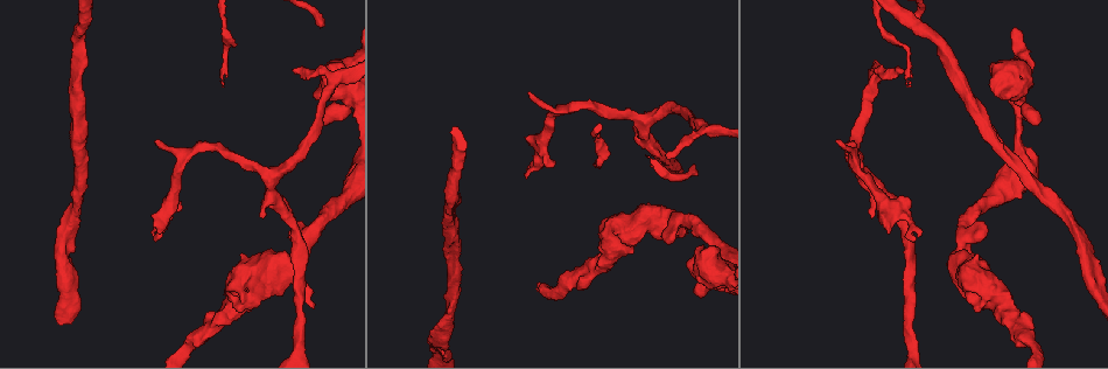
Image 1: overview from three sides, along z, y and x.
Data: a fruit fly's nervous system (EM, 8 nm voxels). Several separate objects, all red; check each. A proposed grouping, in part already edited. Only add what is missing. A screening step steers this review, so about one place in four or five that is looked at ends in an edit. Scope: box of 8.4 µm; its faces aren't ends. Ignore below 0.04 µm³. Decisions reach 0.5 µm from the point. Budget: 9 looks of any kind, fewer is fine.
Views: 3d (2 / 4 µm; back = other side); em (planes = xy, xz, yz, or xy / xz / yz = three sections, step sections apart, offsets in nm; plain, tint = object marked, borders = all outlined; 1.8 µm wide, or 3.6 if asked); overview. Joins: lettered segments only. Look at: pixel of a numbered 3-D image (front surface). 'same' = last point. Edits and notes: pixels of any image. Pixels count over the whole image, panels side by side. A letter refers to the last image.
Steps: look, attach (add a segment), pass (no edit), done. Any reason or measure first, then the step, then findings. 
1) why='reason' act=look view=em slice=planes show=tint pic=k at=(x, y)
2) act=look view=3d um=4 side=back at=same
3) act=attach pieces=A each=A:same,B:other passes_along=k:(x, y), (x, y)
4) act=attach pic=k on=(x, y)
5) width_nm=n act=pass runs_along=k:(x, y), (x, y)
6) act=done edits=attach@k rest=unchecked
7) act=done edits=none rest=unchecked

why='an open end' act=look view=em slice=xy step=4 show=tint pic=1 at=(871, 214)

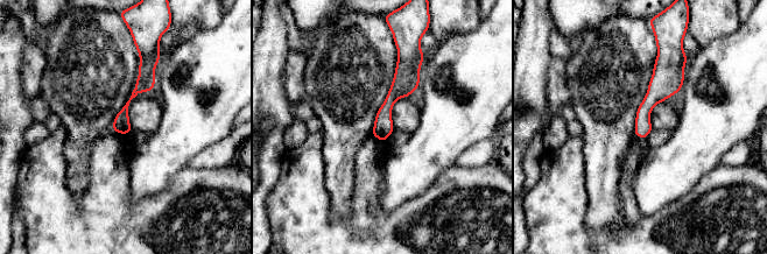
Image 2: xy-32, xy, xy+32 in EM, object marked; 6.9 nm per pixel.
act=look view=em slice=planes show=tint at=same

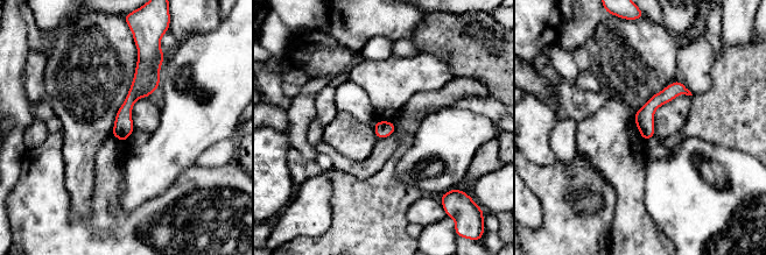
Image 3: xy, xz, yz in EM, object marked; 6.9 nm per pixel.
act=look view=em slice=planes show=borders at=same

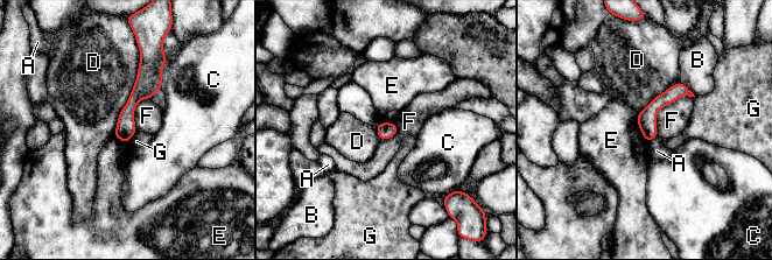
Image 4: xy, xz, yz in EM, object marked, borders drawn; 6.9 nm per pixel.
longest_contact=D:650nm act=pass each=A:other,B:other,C:other,D:other,E:other,F:other,G:other runs_along=4:(142, 62), (125, 139) found='none of them fits'

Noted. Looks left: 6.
why='free end' act=look view=3d um=2 pic=1 at=(698, 277)

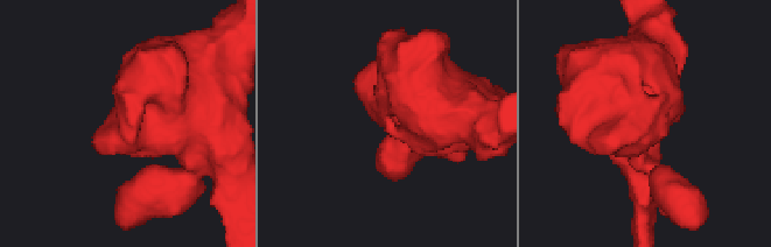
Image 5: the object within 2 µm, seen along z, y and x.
act=look view=em slice=xy step=16 show=tint pic=5 at=(385, 123)

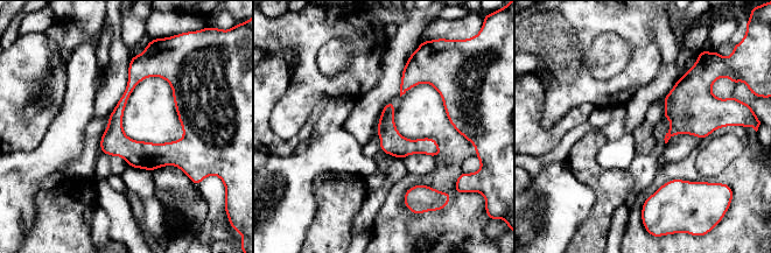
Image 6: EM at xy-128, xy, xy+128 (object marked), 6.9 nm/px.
why='another direction' act=look view=em slice=planes show=borders at=same

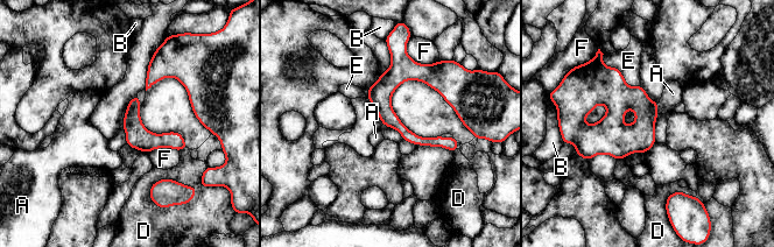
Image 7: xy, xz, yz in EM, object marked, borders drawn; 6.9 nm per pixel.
longest_contact=E:320nm act=pass each=A:other,B:other,D:other,E:other,F:other runs_along=7:(396, 55), (385, 112), (409, 136), (452, 148) found='no lettered segment goes on from it'

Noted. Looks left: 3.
why='an open end' act=look view=3d um=2 pic=1 at=(985, 223)

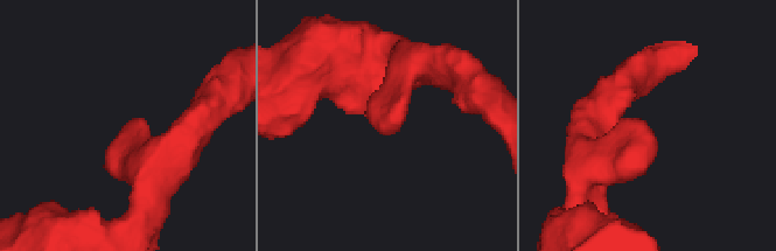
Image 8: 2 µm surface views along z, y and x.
act=look view=em slice=planes show=tint pic=8 at=(398, 129)

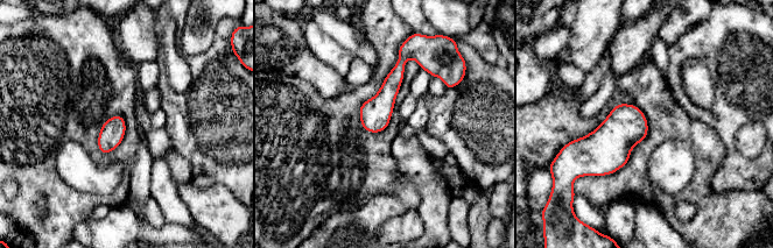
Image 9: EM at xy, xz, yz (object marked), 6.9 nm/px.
why='what lies round it' act=look view=em slice=planes show=borders at=same

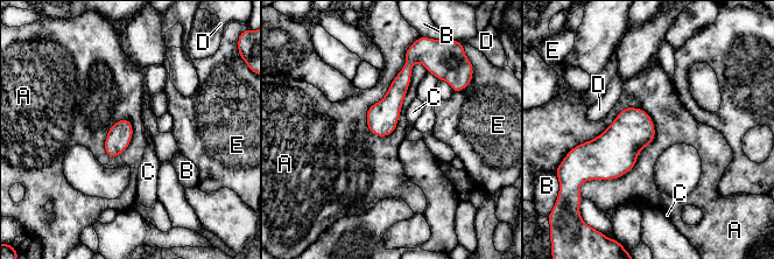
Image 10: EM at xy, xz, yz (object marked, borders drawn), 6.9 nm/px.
act=pass each=A:other,B:other,C:other,D:other,E:other border=10:(406, 51), (366, 112), (375, 137) found='none of them fits'

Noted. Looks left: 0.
act=done edits=none rest=unchecked

